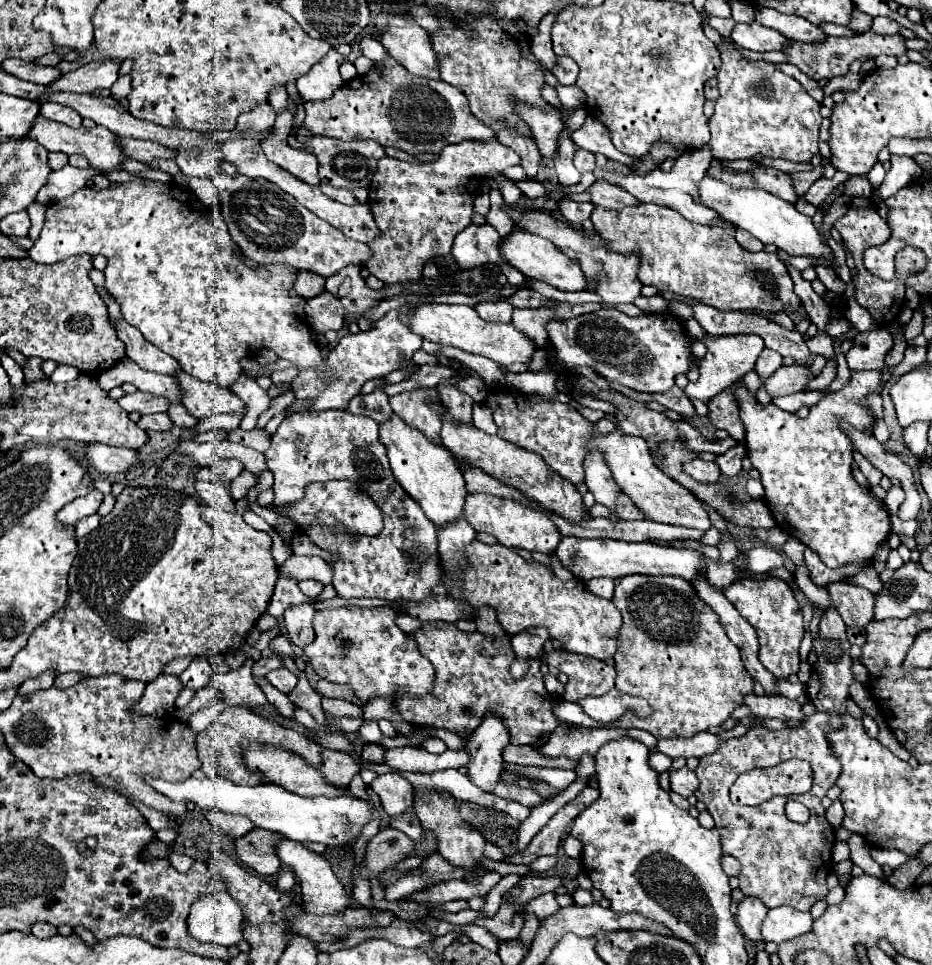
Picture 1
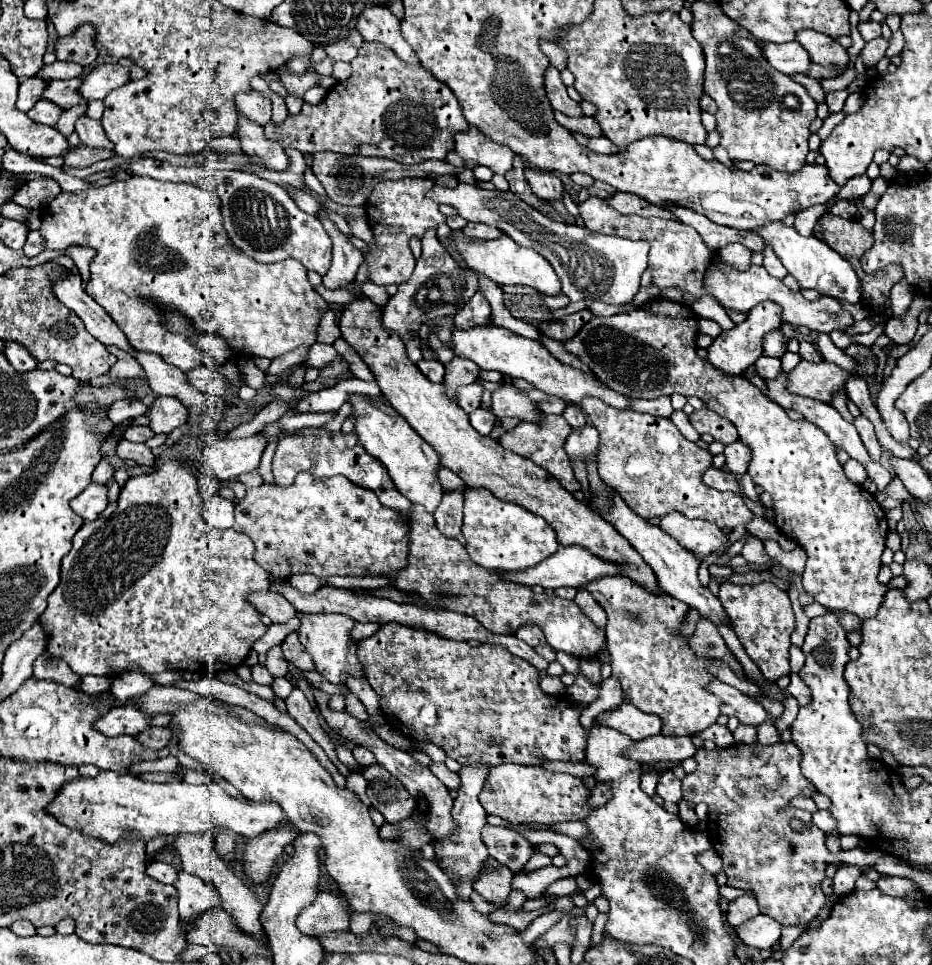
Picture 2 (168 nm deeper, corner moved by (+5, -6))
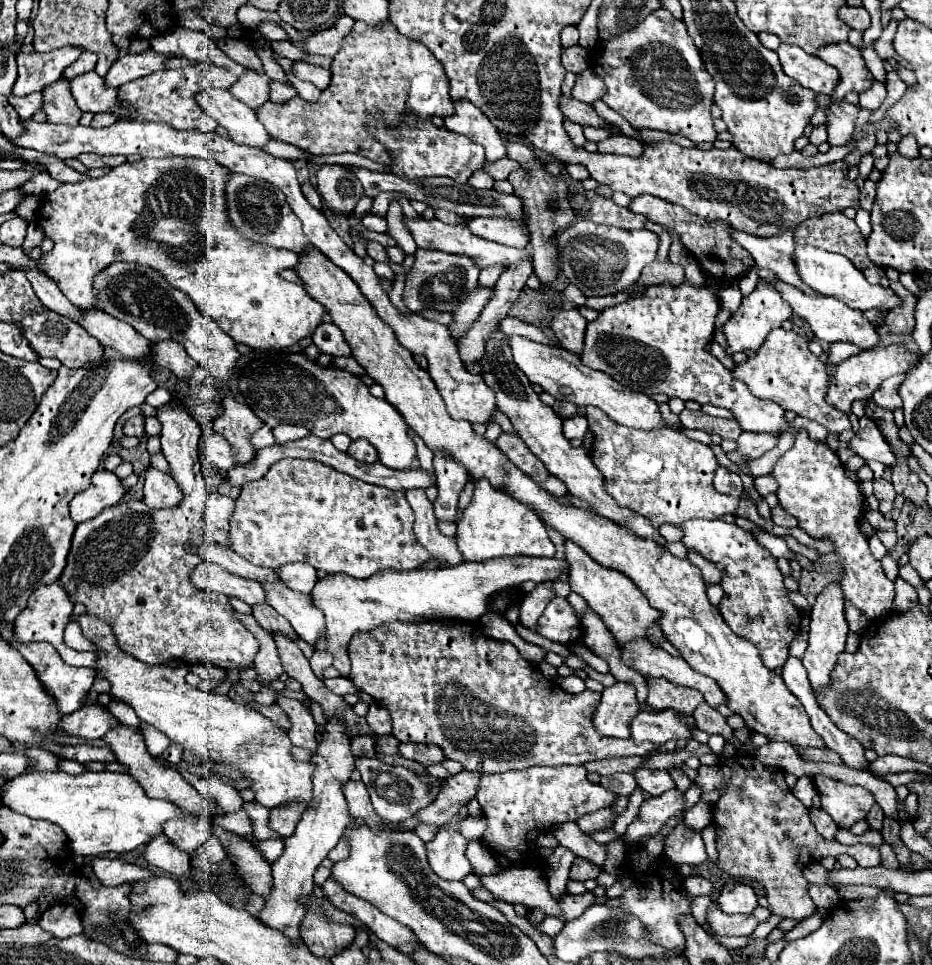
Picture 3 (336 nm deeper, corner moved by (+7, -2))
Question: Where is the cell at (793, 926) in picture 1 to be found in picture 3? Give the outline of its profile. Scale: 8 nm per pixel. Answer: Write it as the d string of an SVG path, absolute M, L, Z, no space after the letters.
M711 903L707 911L707 925L719 937L733 937L751 935L759 921L753 915L727 915L719 909L717 903Z

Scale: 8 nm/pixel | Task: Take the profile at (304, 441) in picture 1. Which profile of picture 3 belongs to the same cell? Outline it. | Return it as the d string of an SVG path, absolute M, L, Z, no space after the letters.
M365 439L353 441L349 445L349 455L355 457L357 461L365 461L365 463L377 461L377 449L373 449L373 445L369 445L369 441L365 441Z

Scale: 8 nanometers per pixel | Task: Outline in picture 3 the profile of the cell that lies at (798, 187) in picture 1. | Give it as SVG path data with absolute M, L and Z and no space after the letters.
M847 41L821 47L817 51L817 57L821 57L827 65L833 65L839 69L841 83L835 89L833 99L843 99L849 91L857 91L857 93L867 91L875 81L869 69L865 67L861 51Z

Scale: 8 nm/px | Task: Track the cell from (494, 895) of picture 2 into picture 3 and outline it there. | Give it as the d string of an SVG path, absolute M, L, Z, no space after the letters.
M469 841L469 847L465 851L467 859L471 861L473 869L479 873L479 875L493 875L493 873L499 873L501 865L497 865L497 861L493 861L495 857L489 855L491 851L487 847L483 847L481 841Z

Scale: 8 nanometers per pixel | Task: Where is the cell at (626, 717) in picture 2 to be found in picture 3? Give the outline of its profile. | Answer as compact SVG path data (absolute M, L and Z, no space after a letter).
M639 711L629 729L635 743L651 741L663 745L671 739L691 739L697 725L691 715L681 715L677 711Z

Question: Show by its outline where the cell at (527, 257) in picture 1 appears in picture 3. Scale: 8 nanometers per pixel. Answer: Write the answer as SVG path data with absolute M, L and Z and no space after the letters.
M403 215L403 223L409 229L409 233L413 235L415 243L417 243L417 249L433 249L433 251L443 251L443 253L469 255L469 257L473 257L477 261L477 265L481 269L497 265L497 263L503 263L505 267L509 267L509 265L517 263L519 259L523 259L527 255L525 249L513 249L513 247L507 247L507 245L499 245L499 243L493 243L493 241L481 239L481 237L469 233L467 225L447 225L447 223L439 221L439 219L423 219L421 215L419 217Z

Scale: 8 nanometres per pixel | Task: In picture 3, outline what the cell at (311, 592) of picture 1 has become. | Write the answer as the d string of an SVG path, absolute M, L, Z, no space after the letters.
M287 563L277 569L281 573L281 581L301 593L311 593L317 583L317 573L309 563Z

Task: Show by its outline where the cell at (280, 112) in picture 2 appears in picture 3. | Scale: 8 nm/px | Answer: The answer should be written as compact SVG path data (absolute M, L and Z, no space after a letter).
M281 81L270 82L270 100L273 103L285 103L295 95L297 95L297 91L289 83L281 83Z

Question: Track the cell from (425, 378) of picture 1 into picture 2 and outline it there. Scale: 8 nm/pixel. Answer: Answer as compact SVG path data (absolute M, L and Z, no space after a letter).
M421 359L421 361L417 363L417 367L419 367L421 373L423 373L427 379L431 379L433 383L441 383L441 381L443 381L445 367L443 367L439 361L425 361L425 359Z

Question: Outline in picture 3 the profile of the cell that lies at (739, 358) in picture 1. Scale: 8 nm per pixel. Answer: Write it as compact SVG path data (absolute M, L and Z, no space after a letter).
M759 279L755 291L751 295L743 297L739 309L725 323L723 331L725 331L725 337L729 343L727 355L737 353L737 351L745 351L745 349L757 351L763 345L769 331L781 327L781 323L793 315L793 309L789 309L789 303L781 297L781 293L777 293L777 289L773 289L775 283L777 283L777 279Z

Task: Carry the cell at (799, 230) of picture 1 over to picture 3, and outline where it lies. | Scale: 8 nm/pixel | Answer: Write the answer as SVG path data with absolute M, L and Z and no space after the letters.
M797 245L795 247L795 265L797 265L797 271L799 271L801 279L811 289L815 289L821 295L837 297L839 301L843 301L845 305L849 305L853 309L861 309L861 311L867 311L867 309L891 311L891 309L895 309L895 307L899 307L903 303L891 289L881 287L881 285L871 285L863 277L863 273L851 261L847 261L847 257L843 257L843 255L829 253L829 251L811 247L811 245Z

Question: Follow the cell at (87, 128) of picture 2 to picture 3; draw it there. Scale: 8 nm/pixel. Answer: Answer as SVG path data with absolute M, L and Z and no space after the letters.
M57 79L53 85L45 85L43 89L43 111L49 123L63 123L63 125L77 125L81 119L81 109L77 109L69 81Z

